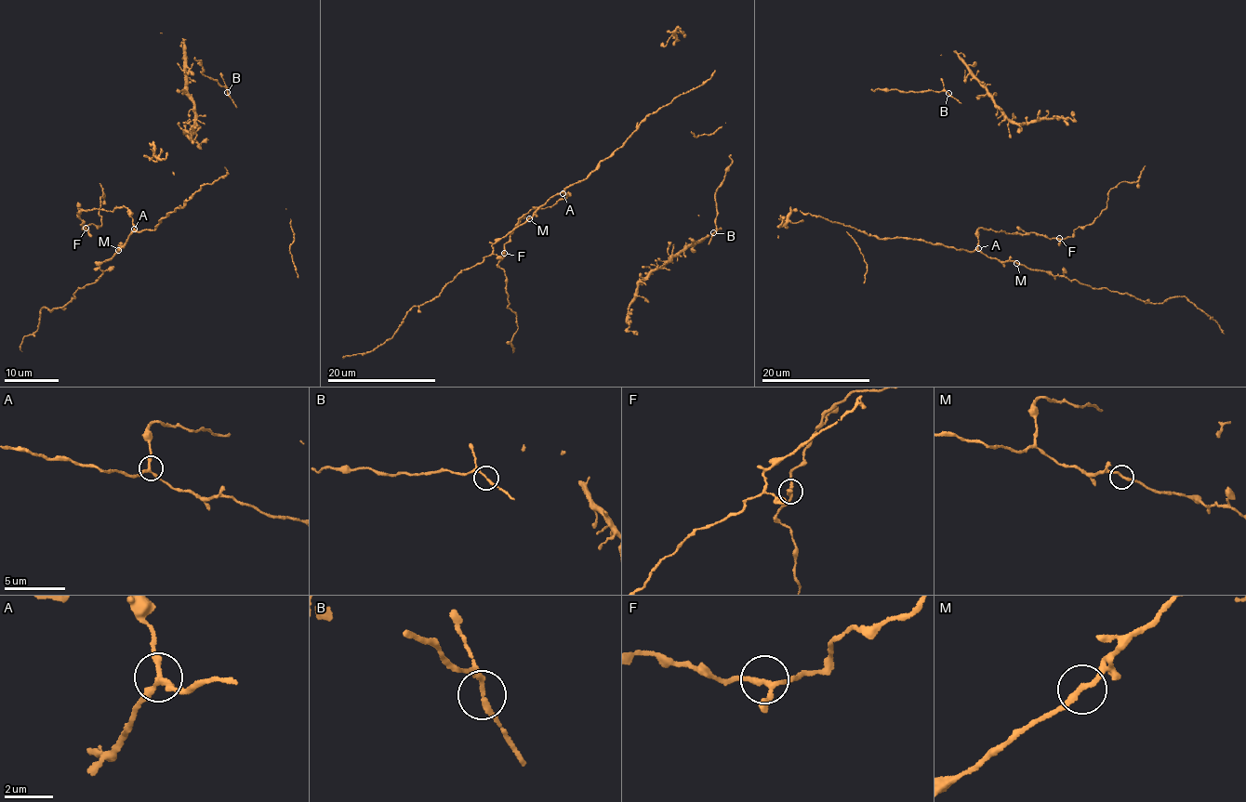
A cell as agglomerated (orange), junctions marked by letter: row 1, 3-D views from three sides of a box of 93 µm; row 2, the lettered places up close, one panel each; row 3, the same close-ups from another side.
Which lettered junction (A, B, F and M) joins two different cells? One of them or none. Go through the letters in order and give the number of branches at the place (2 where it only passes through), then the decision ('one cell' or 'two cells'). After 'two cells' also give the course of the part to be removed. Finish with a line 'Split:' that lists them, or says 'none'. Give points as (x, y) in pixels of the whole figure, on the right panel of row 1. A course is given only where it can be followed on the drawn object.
A: 3 branches meet; one cell
B: 2 branches meet; one cell
F: 3 branches meet; one cell
M: 2 branches meet; one cell
Split: none

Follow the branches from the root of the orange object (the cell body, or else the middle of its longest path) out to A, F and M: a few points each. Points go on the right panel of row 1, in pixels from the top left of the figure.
A: (871, 235), (924, 241), (972, 252), (978, 248)
F: (871, 235), (924, 241), (972, 252), (976, 248), (977, 230), (982, 228), (1007, 233), (1035, 232), (1059, 238)
M: (871, 235), (924, 241), (972, 252), (978, 249), (1001, 262), (1016, 263)

